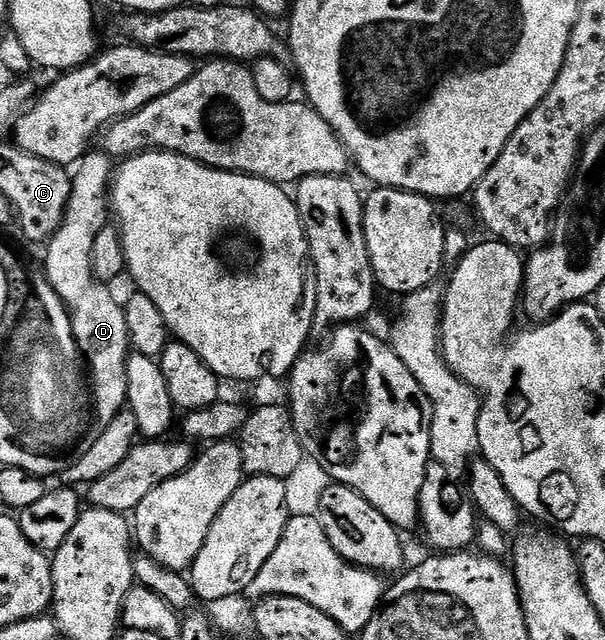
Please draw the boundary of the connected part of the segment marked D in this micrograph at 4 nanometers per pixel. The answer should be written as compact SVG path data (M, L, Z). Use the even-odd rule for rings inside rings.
M89 153L80 160L72 175L72 192L68 208L61 221L59 229L47 240L48 256L44 259L42 270L47 275L54 292L64 303L68 314L72 318L72 335L79 348L82 359L88 362L87 370L90 372L90 385L97 389L92 395L99 395L101 402L101 419L105 423L114 421L120 411L125 410L128 402L126 393L126 365L130 354L128 330L126 329L126 313L121 300L112 296L113 288L109 284L100 282L94 273L92 264L92 250L94 241L102 229L110 223L110 188L114 178L114 163L103 153Z

